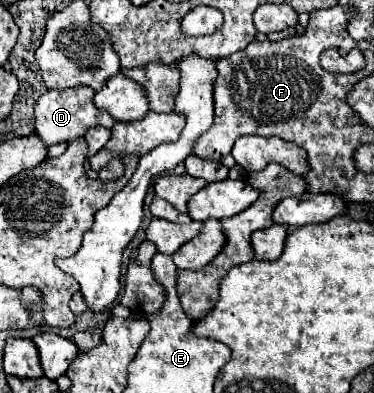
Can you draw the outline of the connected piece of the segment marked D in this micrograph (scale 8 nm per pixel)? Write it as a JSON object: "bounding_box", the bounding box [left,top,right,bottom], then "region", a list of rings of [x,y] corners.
{"bounding_box":[36,85,116,145],"region":[[[86,85],[72,87],[72,89],[62,89],[62,91],[46,91],[40,95],[36,101],[36,133],[46,145],[54,145],[60,141],[74,141],[76,137],[82,137],[90,127],[102,125],[112,129],[116,125],[116,119],[104,109],[98,109],[92,101],[94,91],[88,89]]]}

